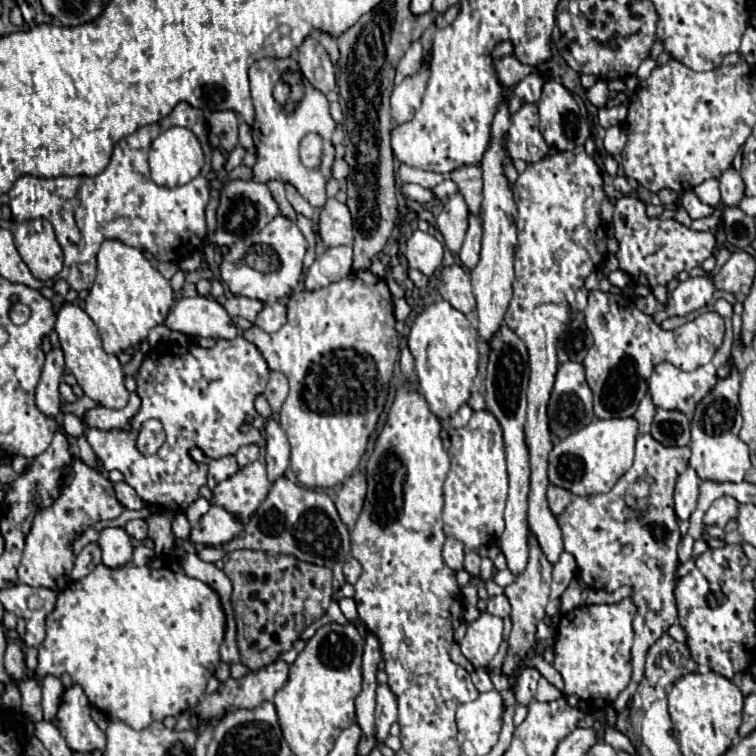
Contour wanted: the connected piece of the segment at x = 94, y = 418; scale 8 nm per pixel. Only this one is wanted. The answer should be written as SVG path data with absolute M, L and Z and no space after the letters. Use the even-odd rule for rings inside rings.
M132 393L130 401L124 409L108 409L108 407L96 407L86 411L84 421L88 427L98 427L98 429L110 429L110 427L128 427L130 419L134 417L134 411L138 411L138 395Z

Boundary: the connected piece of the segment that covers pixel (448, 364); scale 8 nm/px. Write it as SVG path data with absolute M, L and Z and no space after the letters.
M438 301L428 305L414 321L408 347L416 361L416 375L420 383L420 393L424 395L430 411L440 417L448 419L452 413L458 411L470 397L472 383L478 375L478 333L470 325L470 321L454 309L446 301Z

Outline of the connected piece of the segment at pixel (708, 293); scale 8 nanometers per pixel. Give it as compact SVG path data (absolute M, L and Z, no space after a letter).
M714 271L708 273L706 277L696 277L696 279L686 279L682 281L670 295L668 303L658 307L658 311L653 315L654 321L659 325L668 317L674 315L688 315L706 303L712 301L714 297L714 283L712 283Z

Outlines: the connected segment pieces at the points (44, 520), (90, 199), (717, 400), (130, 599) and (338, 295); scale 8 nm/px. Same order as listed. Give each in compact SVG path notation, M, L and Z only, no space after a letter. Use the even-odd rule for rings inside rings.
M74 457L64 467L62 493L58 499L50 507L40 509L32 519L32 529L26 535L24 555L18 565L18 581L32 587L54 587L56 577L72 573L76 561L72 543L96 521L116 519L122 511L124 505L116 499L114 483L108 479L108 473L88 467L80 457Z
M178 103L171 114L154 125L140 127L132 135L120 139L114 145L108 167L96 177L58 177L58 179L40 179L32 175L22 175L14 187L8 191L12 219L16 222L46 217L52 221L56 239L64 251L64 267L58 278L70 283L74 291L90 289L96 277L96 253L106 239L116 239L124 245L146 249L152 253L154 261L178 261L188 251L194 251L202 245L208 227L206 227L206 205L210 199L210 189L206 177L199 174L186 185L168 189L158 187L150 179L148 171L148 149L153 136L173 127L188 127L198 141L202 143L205 165L201 173L211 170L210 143L208 127L200 109L190 107L188 103Z
M730 357L728 363L724 363L718 369L718 383L716 387L698 403L694 417L690 421L690 467L698 473L700 479L710 481L732 481L742 483L744 473L750 469L750 455L746 443L740 441L738 433L742 427L742 415L740 415L740 403L738 403L738 389L740 389L740 371Z
M174 557L156 559L154 563L144 565L144 567L136 567L132 563L118 567L118 569L98 565L86 577L72 581L66 589L62 589L58 593L54 609L46 615L46 637L38 647L38 667L36 667L34 673L36 673L36 679L44 679L46 675L60 677L62 671L66 671L72 677L72 681L78 683L84 689L90 705L96 707L98 711L102 711L110 721L122 721L122 723L130 725L132 729L142 729L142 727L148 727L154 721L162 721L168 715L178 717L186 709L194 707L194 703L198 703L198 699L204 697L206 683L214 675L216 665L220 663L218 649L220 649L220 643L224 639L224 627L226 627L226 619L224 619L224 611L222 611L222 605L220 605L216 591L212 587L206 587L206 583L202 583L198 579L190 579L182 571L178 559L174 559Z
M366 269L366 271L360 271L360 273L350 275L346 279L340 279L336 283L332 283L330 287L322 287L322 289L314 289L314 291L308 291L308 289L294 291L288 297L288 321L286 321L284 327L280 327L276 333L266 333L256 325L242 331L242 337L246 341L250 341L252 345L256 345L256 349L260 351L260 355L264 357L268 367L272 371L284 373L290 381L290 393L288 393L288 397L286 397L286 401L280 409L280 427L286 431L286 437L288 437L288 443L290 443L290 469L296 475L296 479L306 487L334 487L334 485L342 483L358 467L358 463L360 463L360 459L366 451L368 437L376 429L376 421L378 421L378 417L384 409L384 403L386 403L386 397L388 397L388 387L390 387L390 377L392 377L392 369L394 369L394 361L398 359L400 349L398 349L398 333L394 329L396 319L394 319L390 291L386 291L386 287L376 289L378 283L380 283L380 279Z

